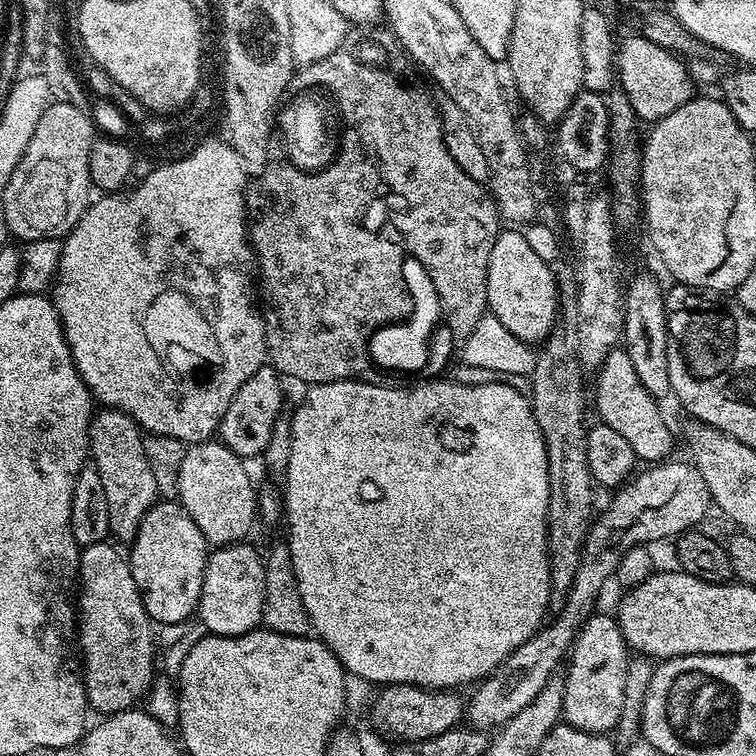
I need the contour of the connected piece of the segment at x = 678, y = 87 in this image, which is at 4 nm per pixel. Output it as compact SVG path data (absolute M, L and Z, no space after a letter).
M641 34L628 36L624 40L624 45L619 45L618 55L615 57L618 84L623 88L626 98L630 98L630 106L634 106L637 121L661 120L666 118L666 114L678 110L678 106L693 99L692 80L683 64L685 65L680 56L655 45Z

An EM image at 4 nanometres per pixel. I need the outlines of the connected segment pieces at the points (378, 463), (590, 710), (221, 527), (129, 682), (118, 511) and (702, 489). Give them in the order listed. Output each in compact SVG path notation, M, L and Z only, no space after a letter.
M433 378L433 379L431 379L431 380L429 380L429 381L427 381L427 382L416 382L416 383L413 383L413 384L412 384L412 385L411 385L411 386L389 386L389 385L388 385L388 384L373 384L373 383L371 383L371 382L365 382L365 381L362 381L362 380L335 380L335 381L334 381L334 382L330 382L330 383L329 383L329 384L314 384L314 385L311 385L311 387L309 387L309 389L308 389L308 393L307 393L307 394L306 394L306 398L305 398L305 399L304 399L304 400L303 400L303 401L302 401L302 403L300 403L300 406L299 406L299 408L297 408L297 410L296 410L296 414L295 414L295 416L293 416L293 417L292 417L292 453L291 453L291 454L290 454L290 462L289 462L289 463L288 463L288 467L287 467L287 469L286 469L286 475L288 475L288 493L287 493L287 492L286 492L286 491L285 491L285 492L284 492L284 493L283 493L283 496L282 496L282 499L283 499L283 501L284 501L284 507L285 507L285 509L286 509L286 524L287 524L287 520L288 520L288 537L286 537L286 543L287 543L287 545L288 545L288 549L289 549L289 550L290 550L290 554L291 554L291 555L292 555L292 561L293 561L293 562L294 562L294 574L295 574L295 575L296 575L296 577L297 577L297 578L298 578L298 594L302 594L302 606L306 606L306 614L307 614L307 615L308 615L308 617L310 617L310 619L312 619L312 626L313 626L313 629L314 629L314 632L315 632L315 635L316 635L316 636L317 636L317 637L319 637L319 639L321 639L321 640L323 640L323 642L324 642L324 644L325 644L325 645L326 645L326 647L328 647L328 648L329 648L329 649L330 649L330 651L332 651L332 653L333 653L333 654L334 654L334 655L336 655L336 658L337 658L337 660L339 660L339 661L340 661L340 666L341 666L341 668L343 668L343 669L344 669L344 671L345 671L345 673L348 673L348 674L351 674L351 675L352 675L352 672L353 672L353 674L354 674L354 675L356 675L356 676L361 676L361 678L362 678L362 679L364 679L364 680L369 680L369 682L370 682L370 683L372 683L372 684L376 684L376 685L375 685L375 686L387 686L387 685L389 685L389 684L417 684L417 686L419 686L419 688L434 688L434 689L437 689L437 688L446 688L446 689L449 689L449 690L456 690L456 689L459 689L459 688L460 688L460 687L461 687L461 686L460 686L460 685L459 685L459 684L468 684L468 683L470 683L470 682L471 682L471 680L474 680L474 681L473 681L473 682L476 682L476 681L479 681L479 680L480 680L480 679L481 679L481 678L484 678L484 677L487 677L487 676L488 676L488 675L489 675L489 674L492 674L492 673L495 673L495 672L496 672L496 671L497 671L497 669L499 669L499 668L500 668L500 667L501 667L501 665L503 665L503 664L504 664L504 663L505 663L505 661L506 661L506 660L508 660L508 658L509 658L509 656L510 656L510 655L511 655L511 653L512 653L512 652L513 652L513 651L515 651L515 649L516 649L516 648L518 648L518 647L520 647L520 646L522 646L522 644L523 644L523 643L525 643L525 642L527 642L527 641L528 641L528 640L529 640L529 639L531 639L531 637L532 637L532 636L533 636L533 635L535 635L535 633L536 633L536 632L537 632L537 631L539 631L539 630L540 630L540 629L541 629L541 627L542 627L542 625L543 625L543 624L544 624L544 623L545 623L545 620L546 620L546 613L547 613L547 612L548 612L548 592L549 592L549 591L550 591L550 589L551 589L551 575L550 575L550 574L549 574L549 573L548 573L548 503L549 503L549 502L550 502L550 477L549 477L549 475L548 475L548 473L547 473L547 454L546 454L546 450L545 450L545 449L544 449L544 440L543 440L543 438L542 438L542 436L541 436L541 435L540 435L540 430L539 430L539 427L538 427L538 426L537 426L537 424L536 424L536 422L535 422L535 418L534 418L534 416L533 416L533 413L532 413L532 406L531 406L531 403L530 403L530 401L529 401L529 397L528 397L528 396L527 396L527 395L525 395L525 393L524 393L524 392L523 392L523 391L522 391L522 393L520 393L520 392L519 392L519 390L518 390L518 389L516 389L516 388L511 388L511 386L510 386L510 385L508 385L508 384L455 384L455 382L454 382L454 381L452 381L452 380L444 380L444 379L445 379L445 378Z
M593 614L576 633L570 648L565 675L565 696L562 720L583 732L608 734L622 714L626 694L626 670L630 659L628 643L620 633L619 623L608 616Z
M209 438L203 442L196 442L185 451L182 458L182 470L178 470L178 503L183 508L194 526L202 530L209 546L223 546L226 544L238 544L245 539L244 536L252 528L252 523L257 523L256 497L257 485L252 485L248 472L244 469L245 461L225 445Z
M111 543L89 544L81 551L80 567L78 569L78 648L82 653L82 675L84 677L84 689L88 695L88 707L93 713L104 712L100 714L115 714L117 712L127 712L135 709L136 704L145 699L149 693L149 688L153 685L154 674L152 674L152 648L154 649L154 624L148 618L148 611L144 609L144 603L140 597L138 586L134 582L132 565L119 552L119 547L111 548Z
M104 406L93 415L88 426L88 442L91 459L98 474L102 474L102 487L106 489L106 506L110 506L110 533L121 540L121 545L131 545L142 518L146 518L158 500L154 474L150 470L150 462L146 462L142 429L131 416Z
M667 460L643 472L639 471L628 483L621 485L614 498L603 512L600 520L591 523L586 536L585 555L600 555L602 551L613 549L618 535L628 540L628 549L641 547L654 540L675 537L689 531L702 521L711 509L711 496L705 478L690 462Z

